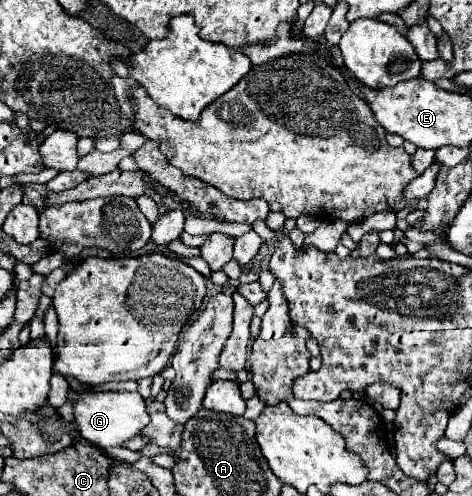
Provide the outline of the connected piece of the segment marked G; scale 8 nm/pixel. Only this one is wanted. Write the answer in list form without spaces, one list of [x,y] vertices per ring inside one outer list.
[[[100,390],[100,392],[80,392],[72,398],[74,422],[84,440],[94,444],[96,448],[122,446],[126,440],[140,434],[140,430],[148,424],[146,402],[138,392],[128,390]]]

